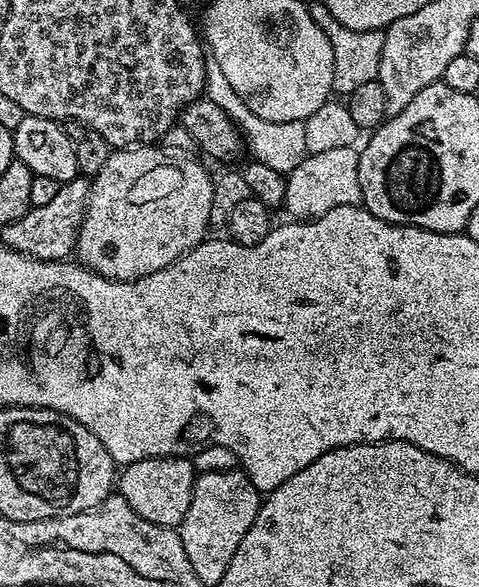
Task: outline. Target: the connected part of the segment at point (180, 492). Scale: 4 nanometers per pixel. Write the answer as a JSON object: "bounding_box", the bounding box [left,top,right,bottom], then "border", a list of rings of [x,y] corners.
{"bounding_box":[118,456,198,528],"border":[[[145,456],[133,464],[123,465],[118,476],[118,494],[134,510],[134,514],[142,514],[146,522],[154,522],[158,526],[176,528],[186,518],[186,510],[190,510],[192,487],[198,475],[197,469],[192,469],[193,461],[183,456]]]}

